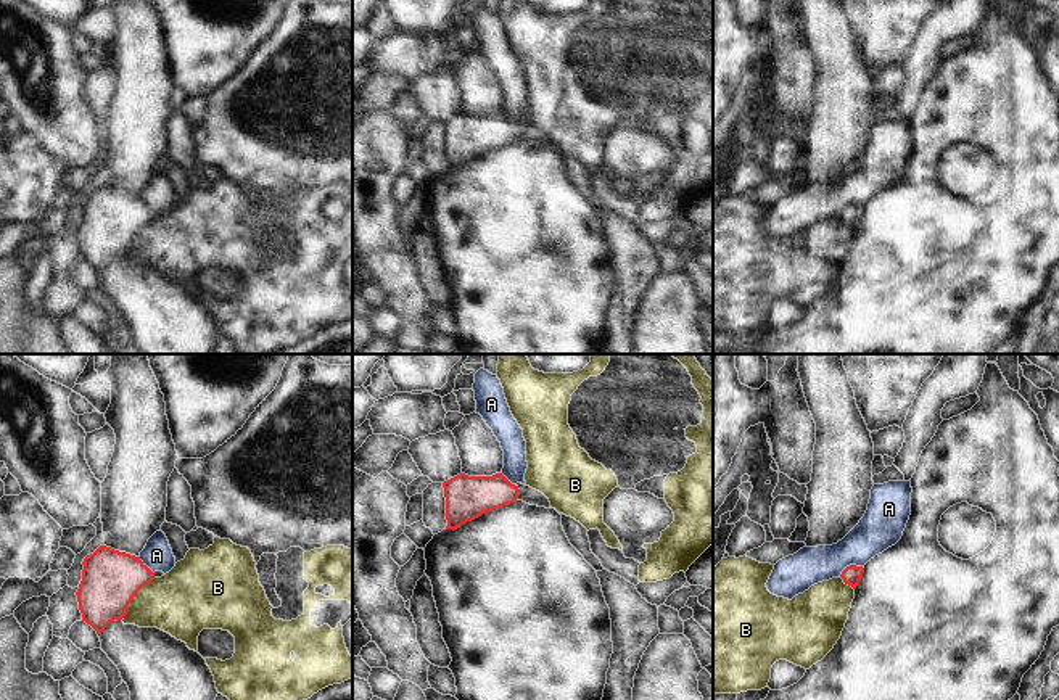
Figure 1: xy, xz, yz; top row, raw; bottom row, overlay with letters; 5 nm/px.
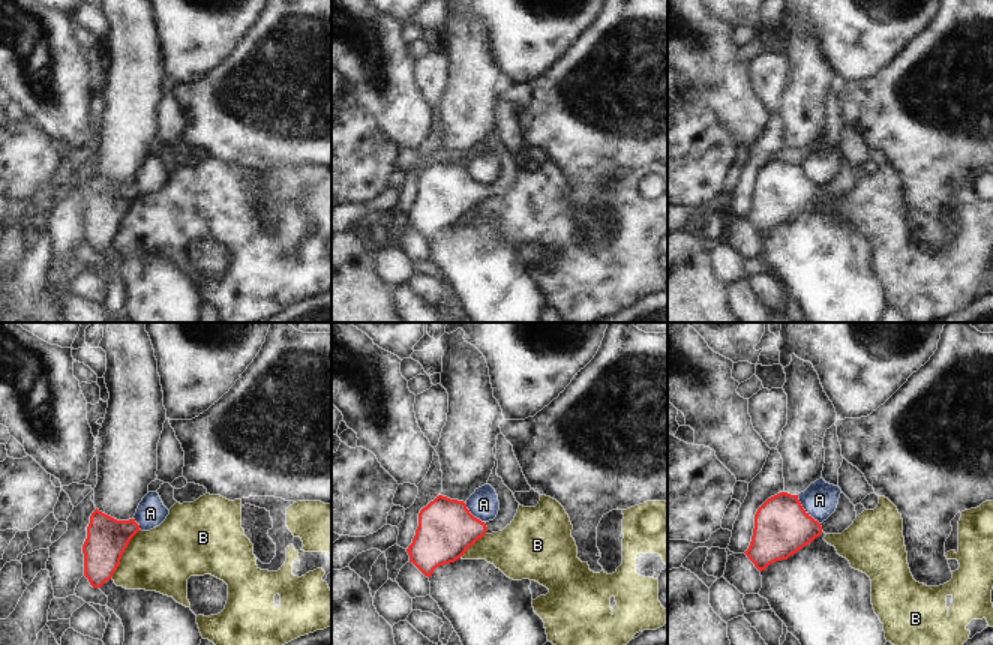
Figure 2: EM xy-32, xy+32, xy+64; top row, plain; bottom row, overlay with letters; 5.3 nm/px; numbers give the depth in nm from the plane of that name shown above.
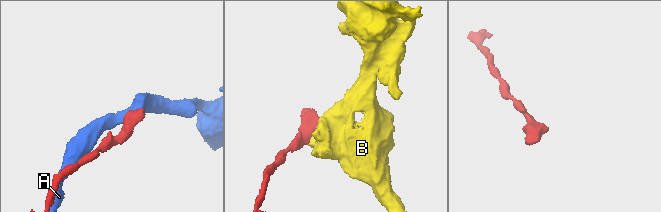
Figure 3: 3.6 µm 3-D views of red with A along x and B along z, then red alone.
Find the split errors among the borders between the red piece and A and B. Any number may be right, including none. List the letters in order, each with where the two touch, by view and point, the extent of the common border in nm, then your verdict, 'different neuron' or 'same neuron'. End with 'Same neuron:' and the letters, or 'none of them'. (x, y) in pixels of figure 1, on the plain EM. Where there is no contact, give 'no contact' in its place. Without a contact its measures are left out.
A: meets red in yz at (850, 205); contact 140 nm long; different neuron
B: meets red in xy at (134, 235); contact 260 nm long; different neuron
Same neuron: none of them

